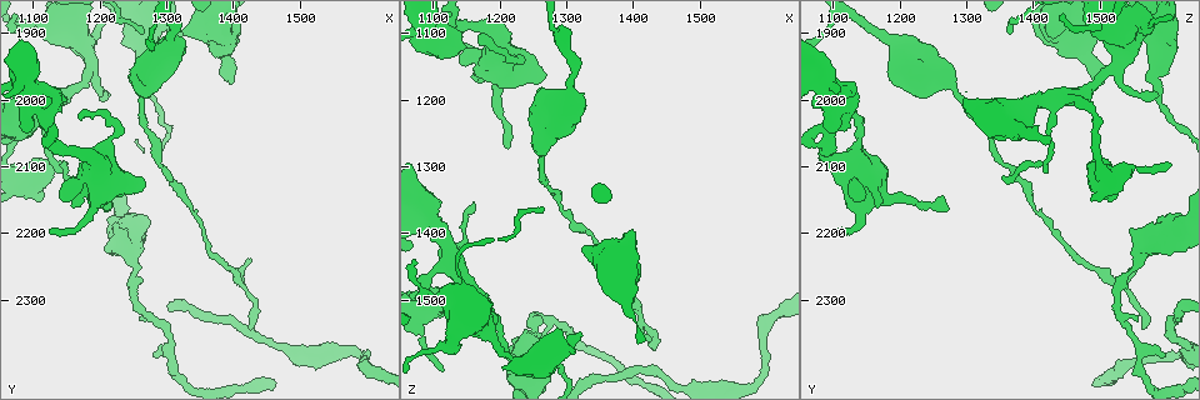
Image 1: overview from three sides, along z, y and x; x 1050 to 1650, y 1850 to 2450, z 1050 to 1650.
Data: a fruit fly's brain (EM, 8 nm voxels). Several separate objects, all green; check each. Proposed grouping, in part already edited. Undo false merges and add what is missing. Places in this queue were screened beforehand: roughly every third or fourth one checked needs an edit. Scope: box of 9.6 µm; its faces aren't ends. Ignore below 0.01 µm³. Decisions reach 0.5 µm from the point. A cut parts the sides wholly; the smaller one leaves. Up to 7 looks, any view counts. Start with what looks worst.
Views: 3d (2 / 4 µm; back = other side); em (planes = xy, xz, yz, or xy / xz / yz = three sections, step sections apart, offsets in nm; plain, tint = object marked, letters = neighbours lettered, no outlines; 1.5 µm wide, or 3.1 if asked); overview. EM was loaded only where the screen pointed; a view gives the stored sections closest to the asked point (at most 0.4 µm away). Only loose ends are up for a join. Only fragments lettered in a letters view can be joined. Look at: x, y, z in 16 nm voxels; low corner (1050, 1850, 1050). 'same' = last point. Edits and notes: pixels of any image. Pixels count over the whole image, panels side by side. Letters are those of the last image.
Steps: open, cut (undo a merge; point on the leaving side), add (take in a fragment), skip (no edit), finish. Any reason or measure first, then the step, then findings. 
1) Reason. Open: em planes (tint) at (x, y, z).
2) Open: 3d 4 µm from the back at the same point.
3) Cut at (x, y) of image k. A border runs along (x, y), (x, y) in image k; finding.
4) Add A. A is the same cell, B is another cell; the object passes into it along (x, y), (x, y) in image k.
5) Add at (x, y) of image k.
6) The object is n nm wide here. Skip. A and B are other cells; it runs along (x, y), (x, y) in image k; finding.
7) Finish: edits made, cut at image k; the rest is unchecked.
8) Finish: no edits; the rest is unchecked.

Free end. Open: 3d 4 µm at (1115, 2145, 1520).

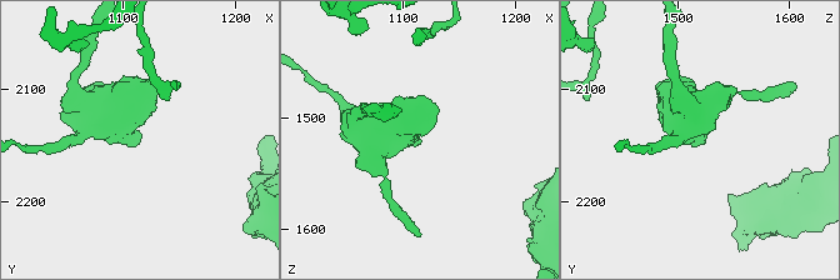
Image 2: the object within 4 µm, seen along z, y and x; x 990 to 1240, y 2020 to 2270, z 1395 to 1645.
Open: em planes (letters) at (1116, 2146, 1524).

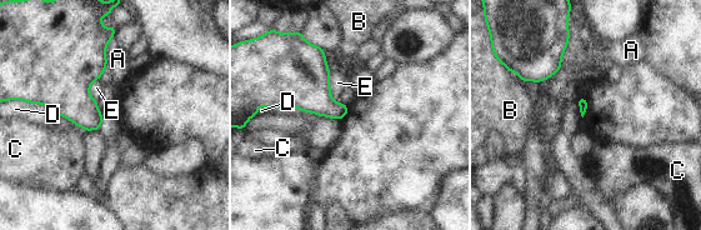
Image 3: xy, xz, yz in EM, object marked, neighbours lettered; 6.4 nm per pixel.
Skip. A, B, C, D and E are other cells; a border runs along (330, 71), (330, 94), (338, 103) in image 3; none of them fits.

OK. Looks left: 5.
Calibre changes. Open: 3d 2 µm at (1220, 2050, 1135).

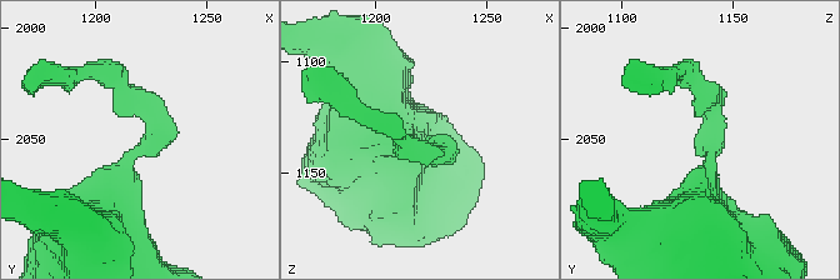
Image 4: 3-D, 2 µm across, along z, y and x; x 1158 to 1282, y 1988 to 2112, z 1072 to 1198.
The arms are 170, 550 nm wide. Open: em yz step 4 (letters) at (1225, 2052, 1137).

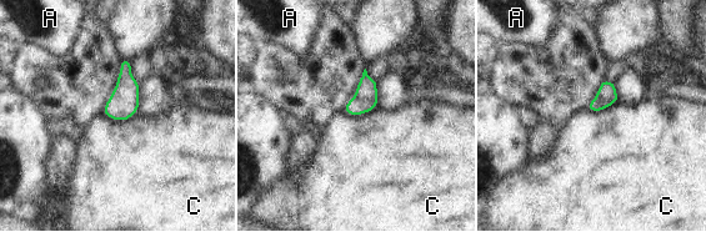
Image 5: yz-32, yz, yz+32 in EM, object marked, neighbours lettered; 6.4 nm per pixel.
Skip. A and C are other cells; a border runs along (138, 110), (124, 120), (103, 112) in image 5; all the same neuron.

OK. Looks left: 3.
Branch stops here. Open: em planes (letters) at (1425, 2240, 1560).

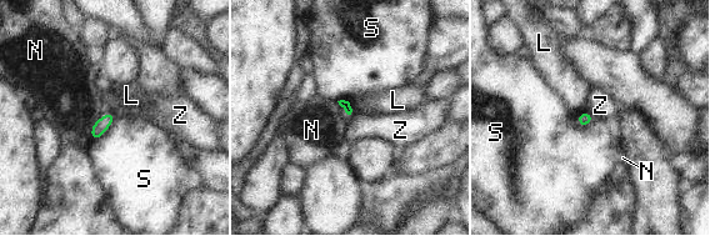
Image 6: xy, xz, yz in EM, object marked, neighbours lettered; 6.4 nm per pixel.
Skip. L, N, S and Z are other cells; a border runs along (109, 113), (94, 124), (90, 139) in image 6; no lettered fragment goes on from it.

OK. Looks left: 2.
Finish: no edits; the rest is unchecked.

